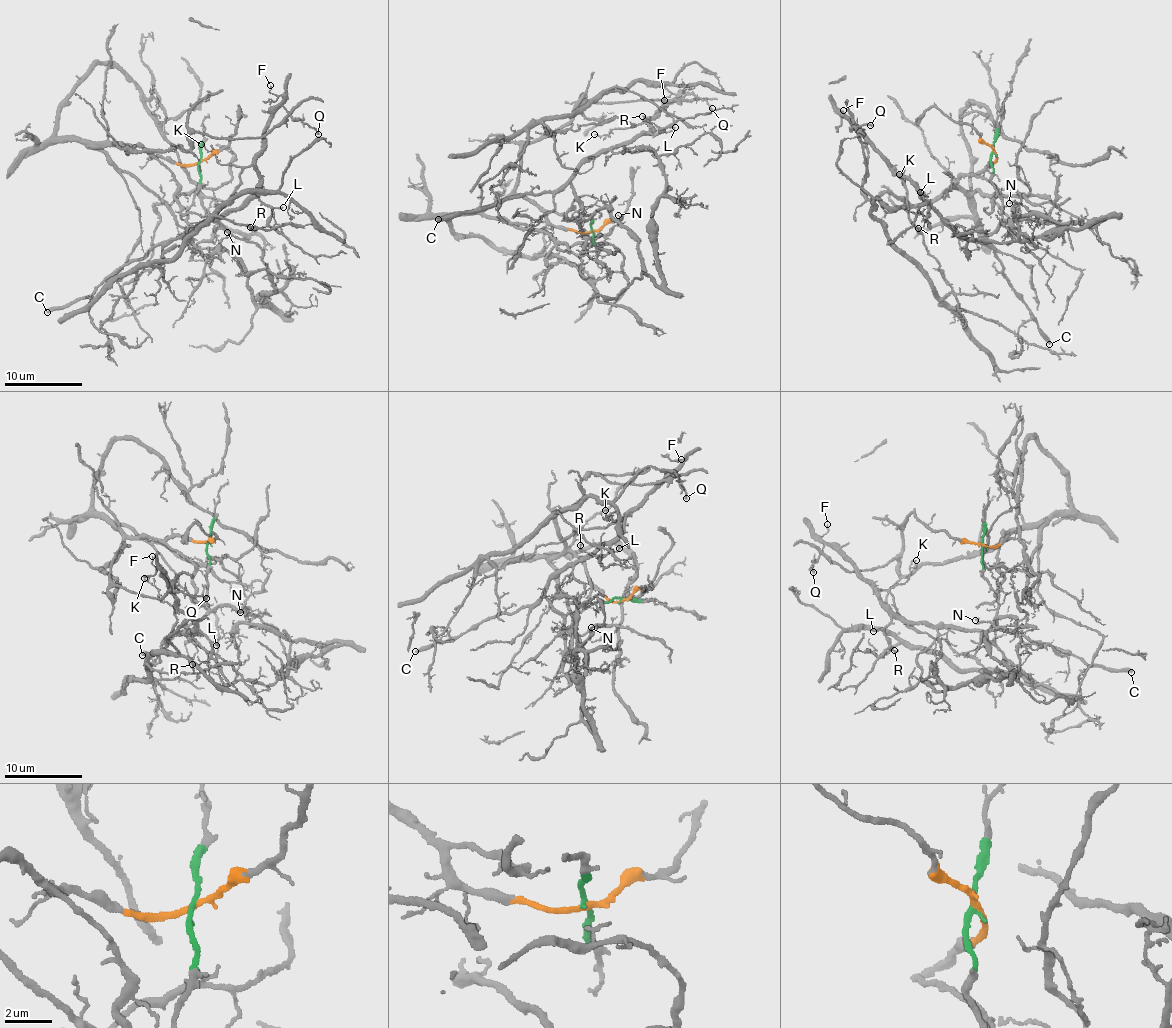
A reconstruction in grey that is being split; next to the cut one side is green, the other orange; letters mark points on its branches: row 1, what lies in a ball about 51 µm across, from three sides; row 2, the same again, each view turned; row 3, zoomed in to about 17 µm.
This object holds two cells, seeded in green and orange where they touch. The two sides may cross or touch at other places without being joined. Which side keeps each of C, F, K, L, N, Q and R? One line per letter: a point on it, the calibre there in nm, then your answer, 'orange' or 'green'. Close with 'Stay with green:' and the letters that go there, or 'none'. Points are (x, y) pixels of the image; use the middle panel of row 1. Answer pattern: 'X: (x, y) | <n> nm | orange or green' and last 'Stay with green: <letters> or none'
C: (438, 219) | 320 nm | green
F: (664, 100) | 90 nm | green
K: (594, 134) | 90 nm | green
L: (675, 127) | 110 nm | green
N: (618, 215) | 170 nm | green
Q: (712, 108) | 160 nm | green
R: (642, 116) | 130 nm | green
Stay with green: C, F, K, L, N, Q, R

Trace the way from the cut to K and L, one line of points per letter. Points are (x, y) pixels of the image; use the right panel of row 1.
K: (993, 151), (991, 181), (1001, 202), (1001, 222), (976, 241), (960, 236), (900, 174)
L: (993, 151), (991, 181), (1001, 202), (1001, 222), (980, 239), (972, 241), (948, 227), (920, 192)

